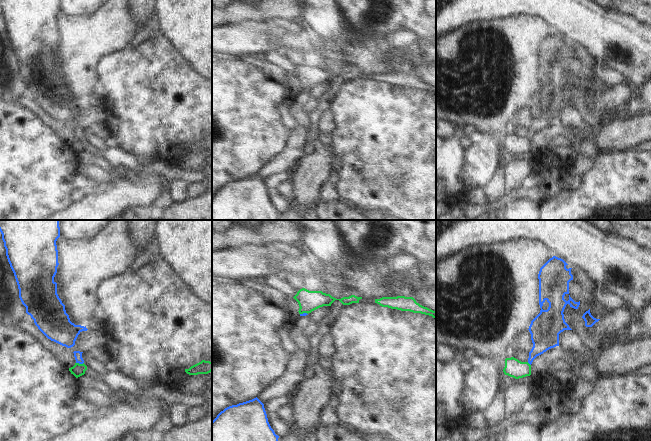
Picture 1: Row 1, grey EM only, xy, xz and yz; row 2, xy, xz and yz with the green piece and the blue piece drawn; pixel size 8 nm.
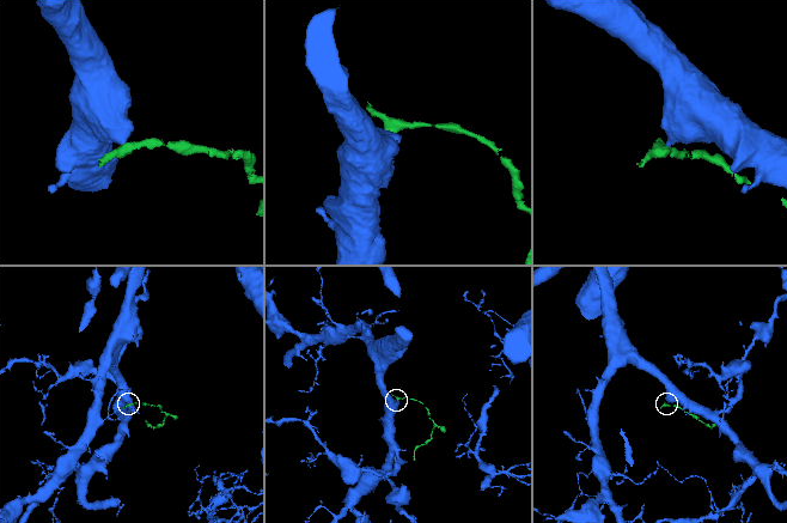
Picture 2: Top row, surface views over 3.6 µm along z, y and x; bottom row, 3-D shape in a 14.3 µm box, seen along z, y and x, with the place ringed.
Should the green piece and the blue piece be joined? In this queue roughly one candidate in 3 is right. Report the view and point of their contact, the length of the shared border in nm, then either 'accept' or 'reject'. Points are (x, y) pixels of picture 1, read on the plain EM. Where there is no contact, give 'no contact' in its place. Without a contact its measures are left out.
meets green in xy at (80, 140); contact 60 nm long; reject

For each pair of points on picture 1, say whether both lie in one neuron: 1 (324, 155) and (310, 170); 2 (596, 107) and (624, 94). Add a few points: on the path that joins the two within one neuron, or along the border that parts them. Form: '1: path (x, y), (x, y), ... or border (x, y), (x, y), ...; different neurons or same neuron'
1: path (320, 159), (314, 166); same neuron
2: path (603, 104), (617, 96); same neuron

